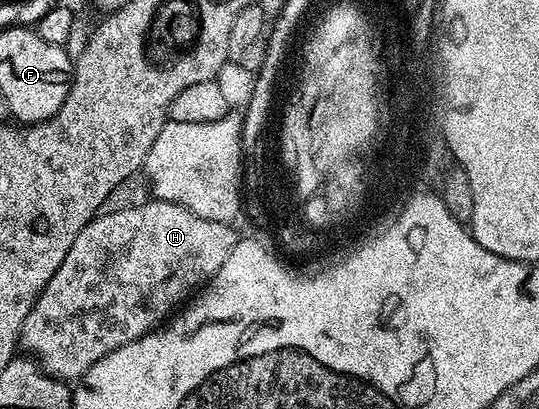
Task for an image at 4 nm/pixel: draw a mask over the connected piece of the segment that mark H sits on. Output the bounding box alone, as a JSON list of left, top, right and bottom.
[18,201,238,380]

